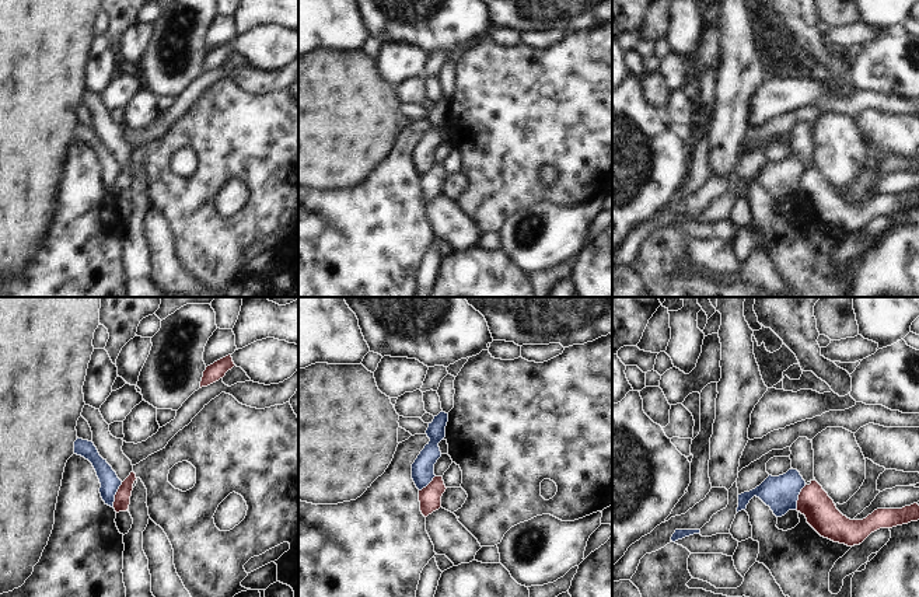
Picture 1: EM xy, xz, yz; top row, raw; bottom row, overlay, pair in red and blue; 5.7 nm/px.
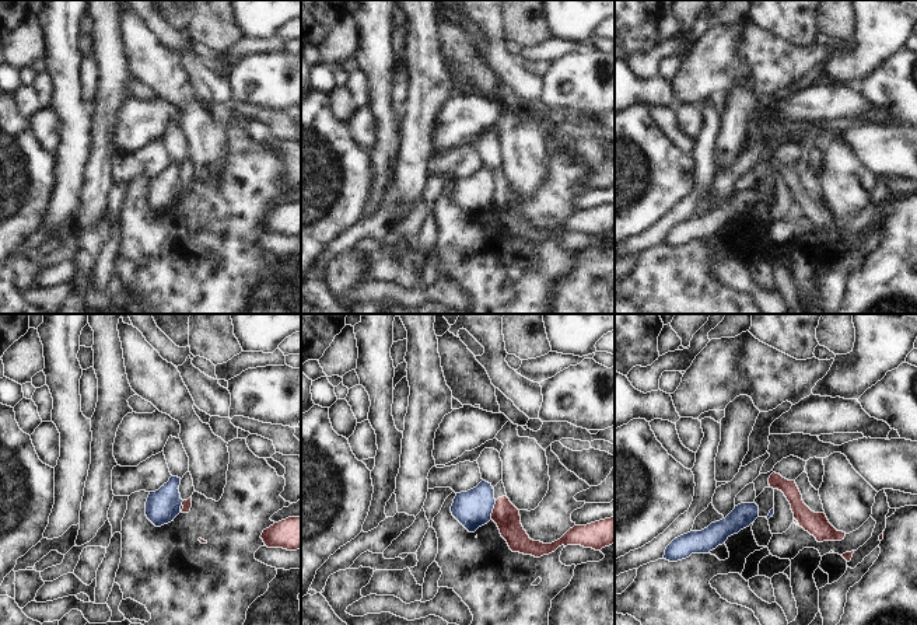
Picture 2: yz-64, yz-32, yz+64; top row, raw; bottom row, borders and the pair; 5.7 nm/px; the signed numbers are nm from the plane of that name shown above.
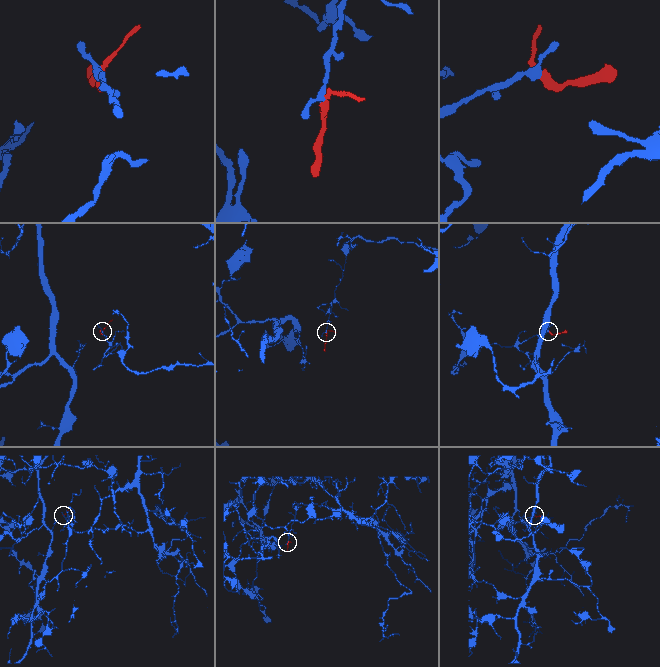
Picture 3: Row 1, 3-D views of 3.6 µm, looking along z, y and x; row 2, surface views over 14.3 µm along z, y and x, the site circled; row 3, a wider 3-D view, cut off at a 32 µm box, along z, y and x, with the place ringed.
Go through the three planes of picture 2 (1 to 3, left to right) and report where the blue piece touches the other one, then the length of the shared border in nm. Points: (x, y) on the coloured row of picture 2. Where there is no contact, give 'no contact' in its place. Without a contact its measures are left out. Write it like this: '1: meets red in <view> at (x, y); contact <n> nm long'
1: meets red in yz-64 at (182, 503); contact 40 nm long
2: meets red in yz-32 at (493, 510); contact 120 nm long
3: no contact

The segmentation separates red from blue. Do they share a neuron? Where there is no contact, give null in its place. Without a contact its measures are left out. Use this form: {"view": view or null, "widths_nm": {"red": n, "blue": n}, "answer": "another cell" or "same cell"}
{"view": "xy", "widths_nm": {"red": 100, "blue": 110}, "answer": "another cell"}

